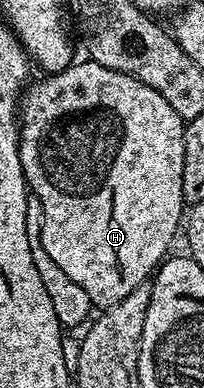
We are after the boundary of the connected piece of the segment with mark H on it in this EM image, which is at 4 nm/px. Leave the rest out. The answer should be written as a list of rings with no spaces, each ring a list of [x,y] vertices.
[[[84,58],[84,59],[81,59],[81,60],[82,60],[82,62],[81,62],[81,64],[80,64],[80,61],[79,61],[79,62],[73,62],[73,64],[72,64],[72,65],[71,65],[71,66],[69,66],[69,68],[64,68],[64,69],[63,69],[63,70],[61,70],[61,72],[54,72],[54,73],[51,73],[51,74],[48,74],[48,75],[45,75],[45,76],[44,76],[44,77],[43,77],[43,78],[44,78],[44,79],[45,79],[45,80],[40,80],[40,81],[38,81],[38,82],[37,82],[37,84],[35,84],[35,82],[32,82],[32,83],[29,83],[29,84],[28,84],[28,85],[27,85],[27,87],[25,87],[25,89],[24,89],[24,91],[23,91],[23,93],[22,93],[22,95],[21,95],[21,96],[20,96],[20,97],[19,97],[19,100],[18,100],[18,143],[19,143],[19,145],[20,145],[20,161],[21,161],[21,162],[22,162],[22,170],[23,170],[23,171],[24,171],[24,181],[25,181],[25,182],[27,182],[27,184],[28,184],[28,186],[29,186],[29,189],[30,189],[30,192],[31,192],[31,195],[34,195],[34,196],[36,196],[36,197],[37,197],[37,198],[38,198],[38,202],[42,202],[42,214],[43,214],[43,215],[44,215],[44,216],[43,216],[43,217],[42,217],[42,219],[41,219],[41,220],[40,220],[40,225],[41,225],[41,226],[42,226],[42,246],[46,246],[46,254],[50,254],[50,258],[54,258],[54,263],[56,263],[56,265],[57,265],[57,266],[59,266],[59,267],[60,267],[60,268],[61,268],[61,270],[62,270],[62,271],[64,271],[64,272],[65,272],[65,274],[66,274],[66,278],[70,278],[70,279],[71,279],[71,280],[73,280],[73,281],[74,281],[74,282],[78,282],[78,286],[82,286],[82,290],[86,290],[86,294],[90,294],[90,302],[91,302],[91,303],[92,303],[92,305],[94,305],[94,306],[95,306],[95,307],[96,307],[96,308],[97,308],[97,309],[100,309],[100,310],[103,310],[103,309],[105,309],[105,308],[113,308],[113,307],[114,307],[114,306],[115,306],[115,305],[116,305],[116,304],[117,304],[117,303],[118,303],[118,302],[122,302],[122,298],[126,298],[126,297],[127,297],[127,296],[129,296],[129,294],[130,294],[130,293],[132,293],[132,292],[133,292],[133,291],[134,291],[134,289],[136,289],[136,288],[139,288],[139,287],[141,287],[141,285],[143,285],[143,284],[144,284],[144,283],[145,283],[145,281],[147,281],[147,280],[148,280],[148,279],[149,279],[149,277],[151,277],[151,276],[152,276],[152,275],[153,275],[153,273],[155,273],[155,271],[156,271],[156,269],[157,269],[157,268],[159,268],[159,267],[160,267],[160,265],[161,265],[161,263],[162,263],[162,261],[163,261],[163,260],[164,260],[164,259],[165,259],[165,257],[167,257],[167,256],[168,256],[168,255],[169,255],[169,252],[170,252],[170,249],[168,249],[168,247],[170,247],[170,246],[171,246],[171,244],[172,244],[172,239],[174,239],[174,238],[175,238],[175,236],[176,236],[176,227],[178,227],[178,226],[179,226],[179,224],[180,224],[180,227],[181,227],[181,224],[182,224],[182,217],[183,217],[183,216],[184,216],[184,215],[185,215],[185,212],[186,212],[186,205],[185,205],[185,202],[184,202],[184,199],[183,199],[183,198],[182,198],[182,162],[183,162],[183,161],[184,161],[184,125],[185,125],[185,123],[186,123],[186,121],[184,121],[184,120],[183,120],[183,119],[182,119],[182,118],[181,118],[181,116],[179,116],[179,115],[178,115],[178,114],[174,114],[174,109],[172,109],[172,108],[171,108],[171,107],[170,107],[170,102],[166,102],[166,98],[162,98],[162,94],[158,94],[158,90],[150,90],[150,86],[146,86],[146,82],[138,82],[138,78],[134,78],[134,77],[133,77],[133,76],[131,76],[131,75],[130,75],[130,74],[122,74],[122,73],[121,73],[121,72],[115,72],[115,71],[114,71],[114,70],[110,70],[110,69],[109,69],[109,68],[107,68],[107,67],[106,67],[106,66],[98,66],[98,62],[94,62],[94,61],[93,61],[93,60],[90,60],[90,59],[87,59],[87,58]]]

